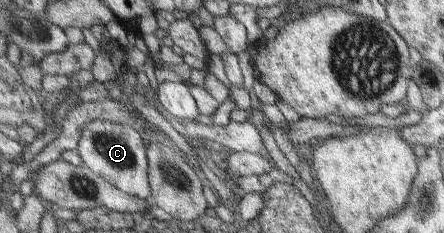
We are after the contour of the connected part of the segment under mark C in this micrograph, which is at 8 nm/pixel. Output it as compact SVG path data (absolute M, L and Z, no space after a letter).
M100 120L91 122L83 130L78 153L84 165L90 167L110 184L117 186L126 194L152 202L153 192L149 177L148 156L146 156L147 145L138 131L132 125L122 123Z

